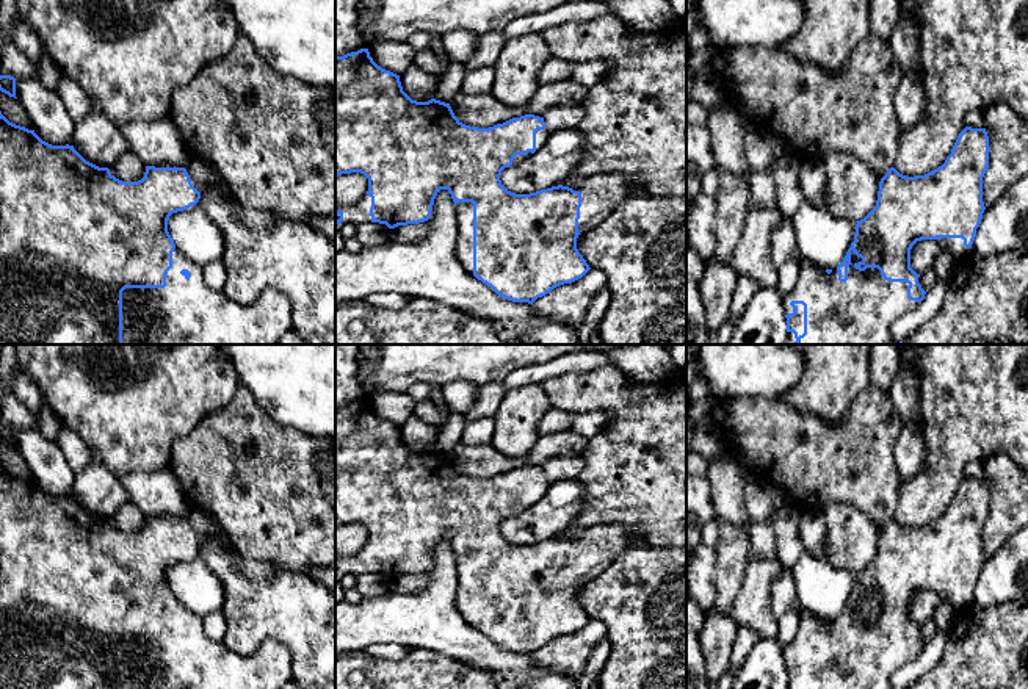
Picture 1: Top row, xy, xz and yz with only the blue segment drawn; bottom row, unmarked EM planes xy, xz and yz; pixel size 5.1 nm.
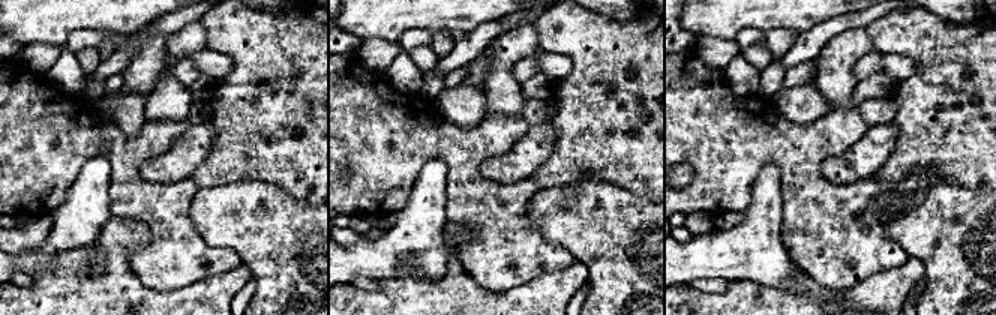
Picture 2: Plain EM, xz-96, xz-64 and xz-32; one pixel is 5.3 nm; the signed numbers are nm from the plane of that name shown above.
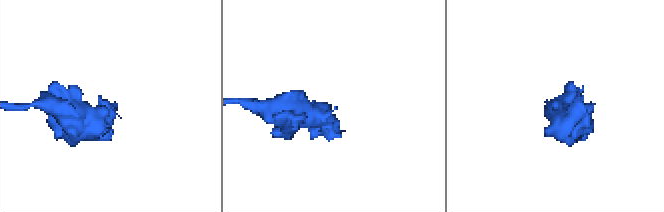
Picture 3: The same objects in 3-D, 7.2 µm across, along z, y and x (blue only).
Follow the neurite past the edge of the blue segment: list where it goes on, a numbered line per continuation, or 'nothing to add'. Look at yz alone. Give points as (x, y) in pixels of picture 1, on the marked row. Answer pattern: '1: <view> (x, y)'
1: yz (862, 310)

